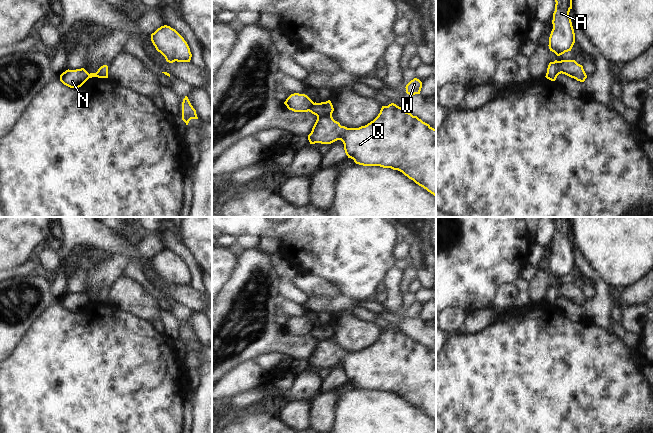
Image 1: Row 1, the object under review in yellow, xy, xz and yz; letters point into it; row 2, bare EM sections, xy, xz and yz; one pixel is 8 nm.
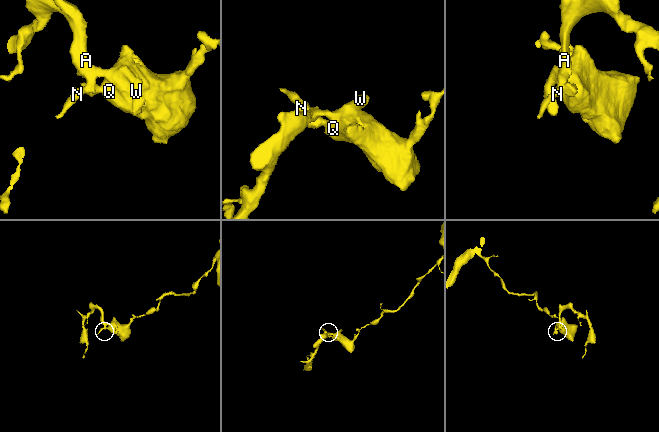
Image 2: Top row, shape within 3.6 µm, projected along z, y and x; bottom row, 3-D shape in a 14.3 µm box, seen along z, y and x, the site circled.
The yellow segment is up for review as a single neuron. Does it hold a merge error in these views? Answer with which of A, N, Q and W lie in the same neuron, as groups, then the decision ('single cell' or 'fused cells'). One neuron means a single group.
groups A Q W / N; fused cells

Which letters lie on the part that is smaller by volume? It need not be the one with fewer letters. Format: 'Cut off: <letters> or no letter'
Cut off: N

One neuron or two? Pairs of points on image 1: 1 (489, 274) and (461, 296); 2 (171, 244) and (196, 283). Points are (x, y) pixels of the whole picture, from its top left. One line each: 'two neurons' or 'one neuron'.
1: one neuron
2: one neuron

